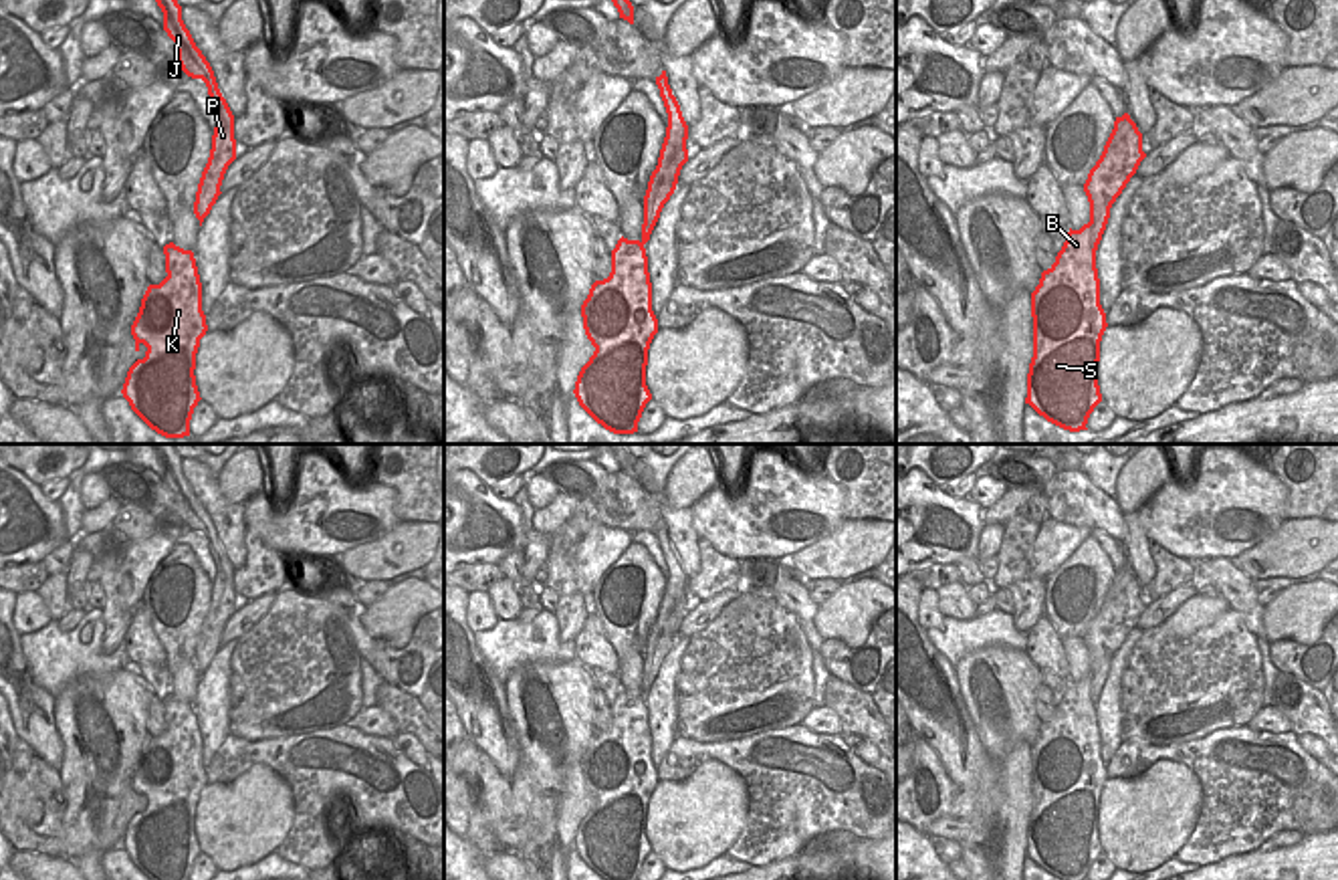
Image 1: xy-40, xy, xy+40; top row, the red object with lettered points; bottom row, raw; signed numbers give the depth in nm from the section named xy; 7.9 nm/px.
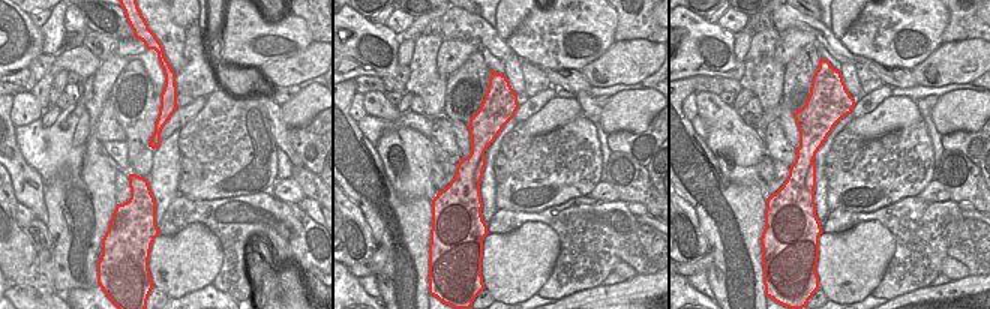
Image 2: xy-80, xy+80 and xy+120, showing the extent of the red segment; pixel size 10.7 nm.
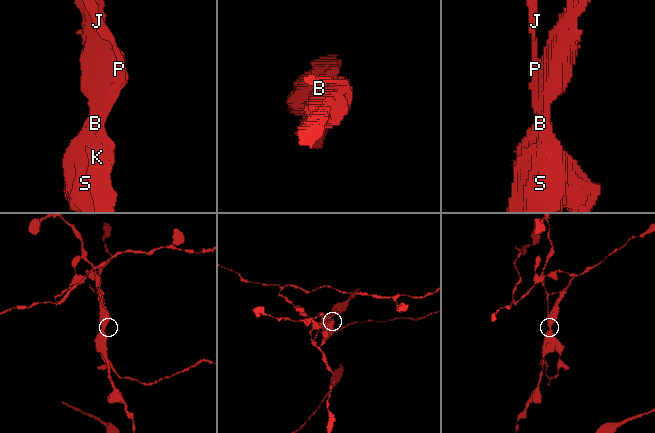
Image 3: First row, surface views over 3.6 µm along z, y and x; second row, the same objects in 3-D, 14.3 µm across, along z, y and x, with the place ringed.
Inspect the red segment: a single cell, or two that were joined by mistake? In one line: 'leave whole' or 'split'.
split

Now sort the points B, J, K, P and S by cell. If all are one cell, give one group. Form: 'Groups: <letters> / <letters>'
Groups: B K S / J P.

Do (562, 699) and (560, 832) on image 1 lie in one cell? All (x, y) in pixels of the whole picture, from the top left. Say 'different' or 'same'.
different

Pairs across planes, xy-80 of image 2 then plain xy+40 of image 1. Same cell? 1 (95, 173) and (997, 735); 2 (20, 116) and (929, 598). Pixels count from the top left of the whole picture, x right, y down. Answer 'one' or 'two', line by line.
1: one
2: one

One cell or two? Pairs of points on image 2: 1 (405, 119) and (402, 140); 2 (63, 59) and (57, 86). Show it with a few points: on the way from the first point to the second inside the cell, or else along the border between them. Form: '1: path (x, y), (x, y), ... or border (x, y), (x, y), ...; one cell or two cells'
1: border (428, 137), (396, 128), (374, 144); two cells
2: border (66, 69), (56, 75), (50, 89), (48, 105); two cells

